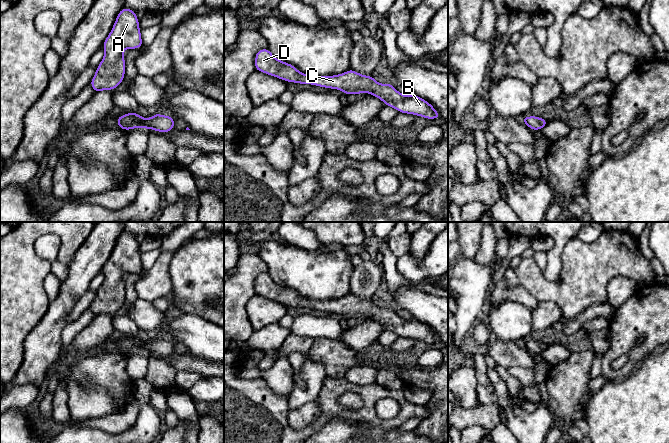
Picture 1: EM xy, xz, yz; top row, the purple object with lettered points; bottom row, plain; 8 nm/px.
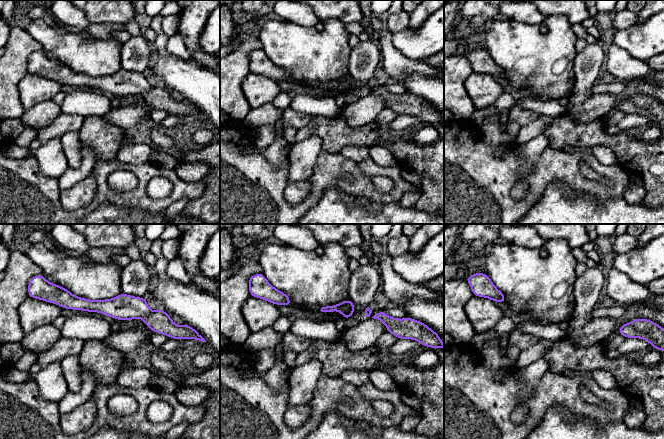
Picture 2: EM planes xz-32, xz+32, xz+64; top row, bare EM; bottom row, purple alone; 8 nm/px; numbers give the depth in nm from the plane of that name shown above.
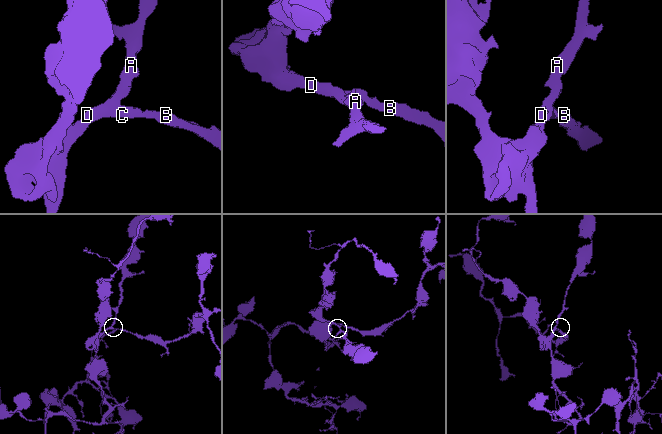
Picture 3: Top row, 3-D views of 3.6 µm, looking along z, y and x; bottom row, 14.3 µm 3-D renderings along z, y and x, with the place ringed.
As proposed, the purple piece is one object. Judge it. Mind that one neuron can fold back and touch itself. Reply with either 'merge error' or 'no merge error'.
no merge error

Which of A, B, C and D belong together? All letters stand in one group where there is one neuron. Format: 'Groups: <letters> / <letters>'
Groups: A B C D

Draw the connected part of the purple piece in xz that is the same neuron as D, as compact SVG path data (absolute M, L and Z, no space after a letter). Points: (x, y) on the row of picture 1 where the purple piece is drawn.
M266 48L257 51L255 70L286 82L338 89L348 95L370 93L382 100L385 106L395 108L399 113L413 114L426 119L441 119L434 107L421 97L413 93L405 96L398 92L392 83L379 84L373 76L359 74L353 69L333 76L311 76L299 72L295 66L287 62L278 60Z

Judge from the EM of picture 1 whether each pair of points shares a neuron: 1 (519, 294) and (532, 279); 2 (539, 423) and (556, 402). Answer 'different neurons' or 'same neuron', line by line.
1: different neurons
2: different neurons

